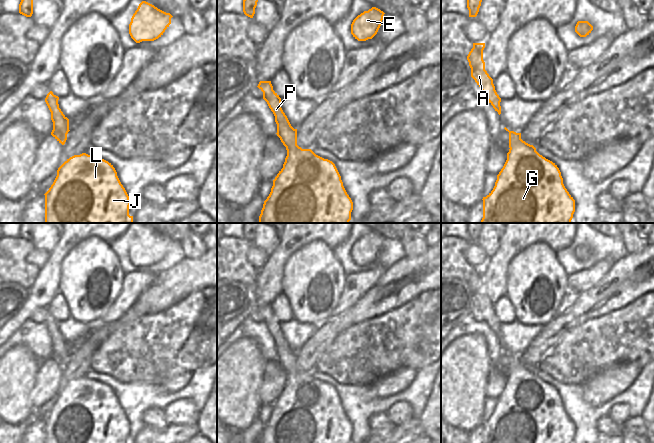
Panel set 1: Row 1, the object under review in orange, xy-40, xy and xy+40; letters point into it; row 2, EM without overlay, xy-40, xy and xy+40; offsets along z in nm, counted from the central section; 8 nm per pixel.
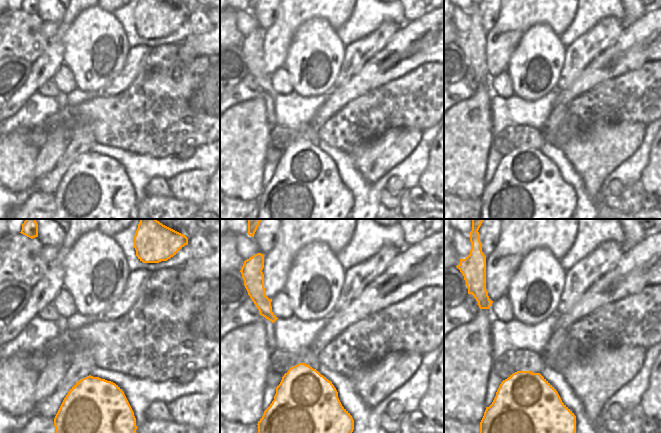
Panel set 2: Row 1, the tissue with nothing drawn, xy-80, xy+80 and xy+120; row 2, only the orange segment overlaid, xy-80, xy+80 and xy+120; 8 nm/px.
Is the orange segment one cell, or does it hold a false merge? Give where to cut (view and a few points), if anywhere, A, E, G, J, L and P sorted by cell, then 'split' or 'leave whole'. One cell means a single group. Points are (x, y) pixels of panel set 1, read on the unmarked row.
xy+40 (520, 362), (510, 372) | A P / E G J L | split

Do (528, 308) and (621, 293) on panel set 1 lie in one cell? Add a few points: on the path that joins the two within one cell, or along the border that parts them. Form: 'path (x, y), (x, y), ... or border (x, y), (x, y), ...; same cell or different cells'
border (556, 314), (543, 325); different cells

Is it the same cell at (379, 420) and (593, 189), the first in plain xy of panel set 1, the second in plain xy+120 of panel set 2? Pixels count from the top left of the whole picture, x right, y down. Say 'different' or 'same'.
different

